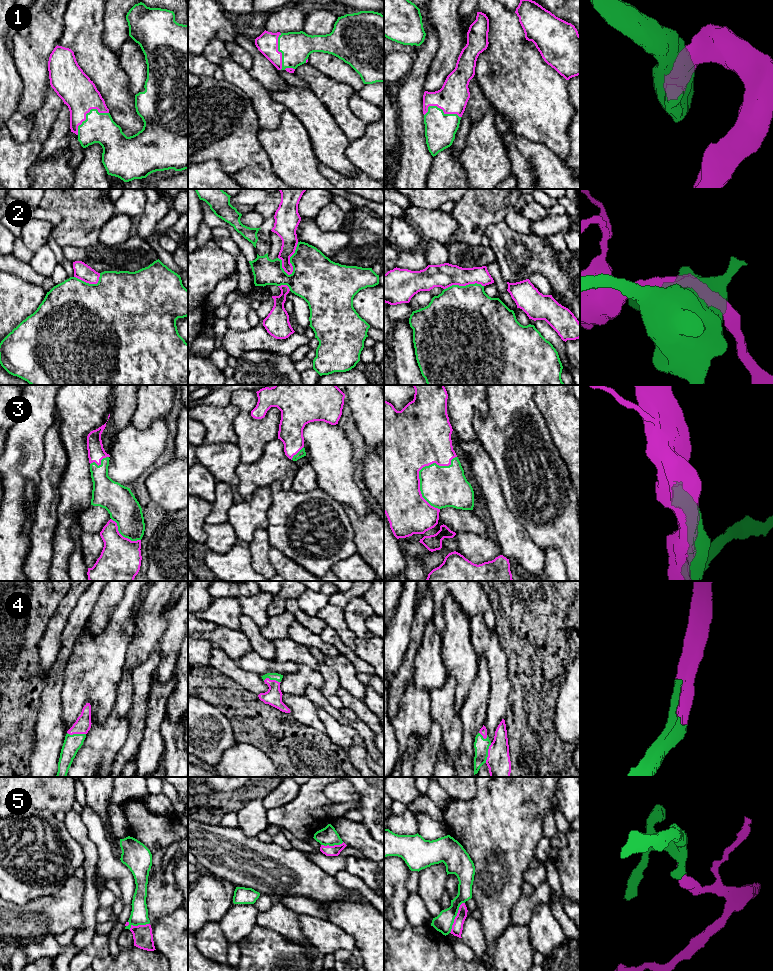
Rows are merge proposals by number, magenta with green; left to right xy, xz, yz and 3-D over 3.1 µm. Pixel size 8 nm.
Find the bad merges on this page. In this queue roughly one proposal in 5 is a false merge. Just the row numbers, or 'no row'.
5

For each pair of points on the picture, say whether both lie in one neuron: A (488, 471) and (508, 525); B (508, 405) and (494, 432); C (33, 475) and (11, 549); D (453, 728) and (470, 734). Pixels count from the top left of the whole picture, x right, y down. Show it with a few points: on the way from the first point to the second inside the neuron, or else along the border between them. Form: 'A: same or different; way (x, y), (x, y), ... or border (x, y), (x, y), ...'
A: same; way (489, 484), (499, 512)
B: same; way (508, 412), (508, 418), (501, 425)
C: same; way (13, 489), (11, 529)
D: different; border (458, 712), (462, 722), (462, 742), (459, 755)

